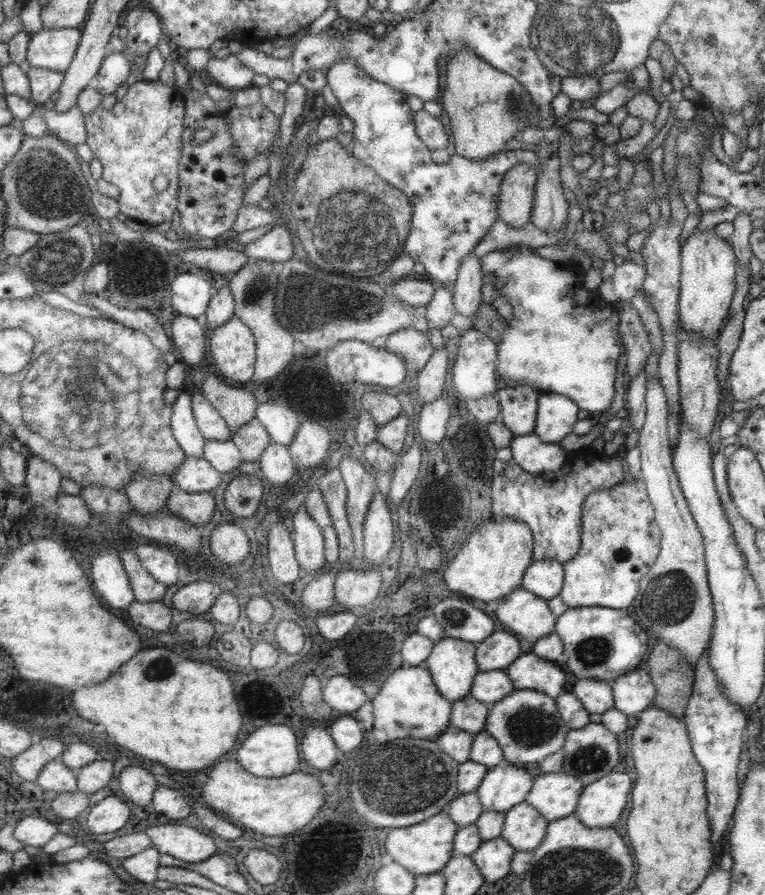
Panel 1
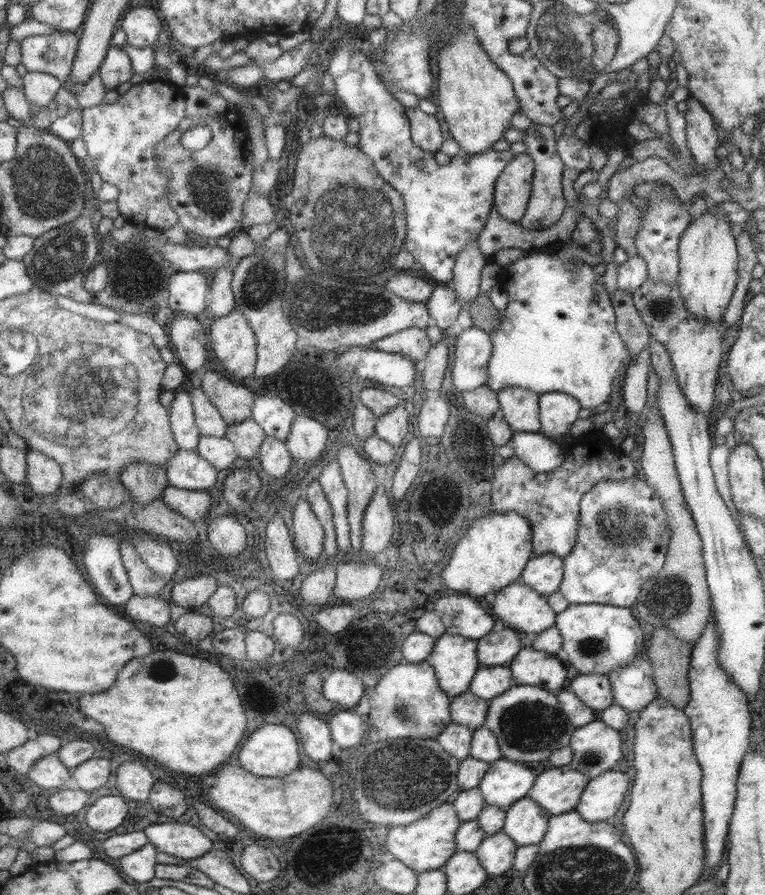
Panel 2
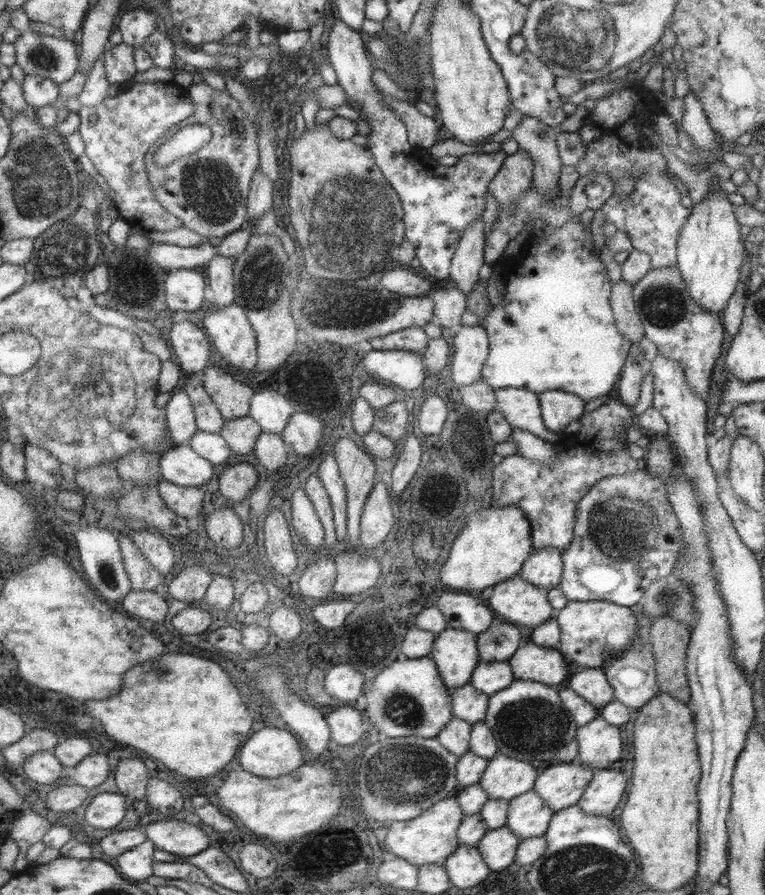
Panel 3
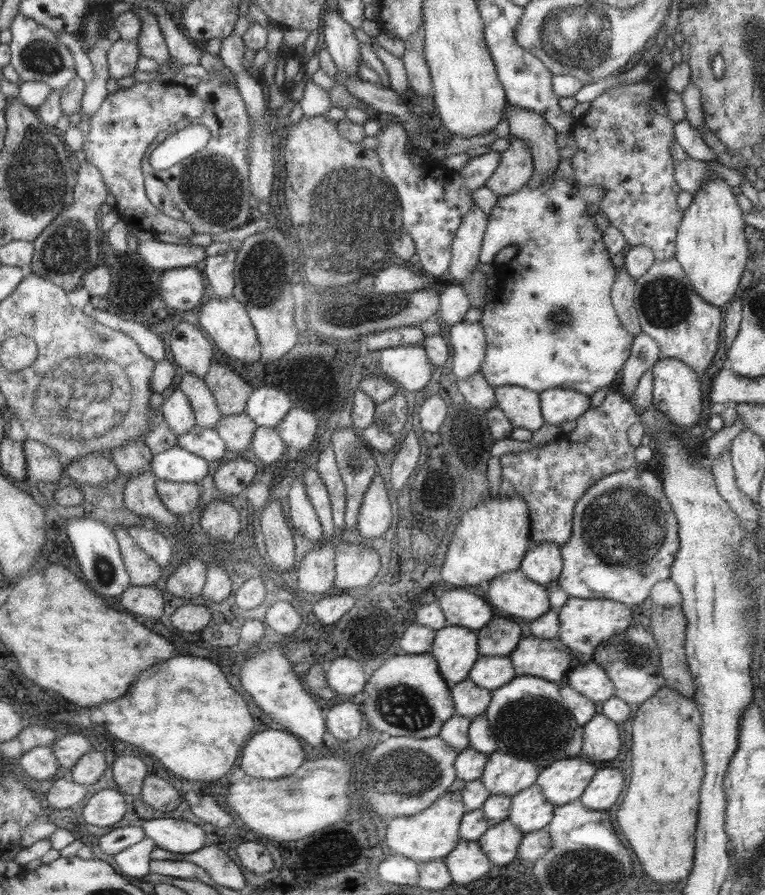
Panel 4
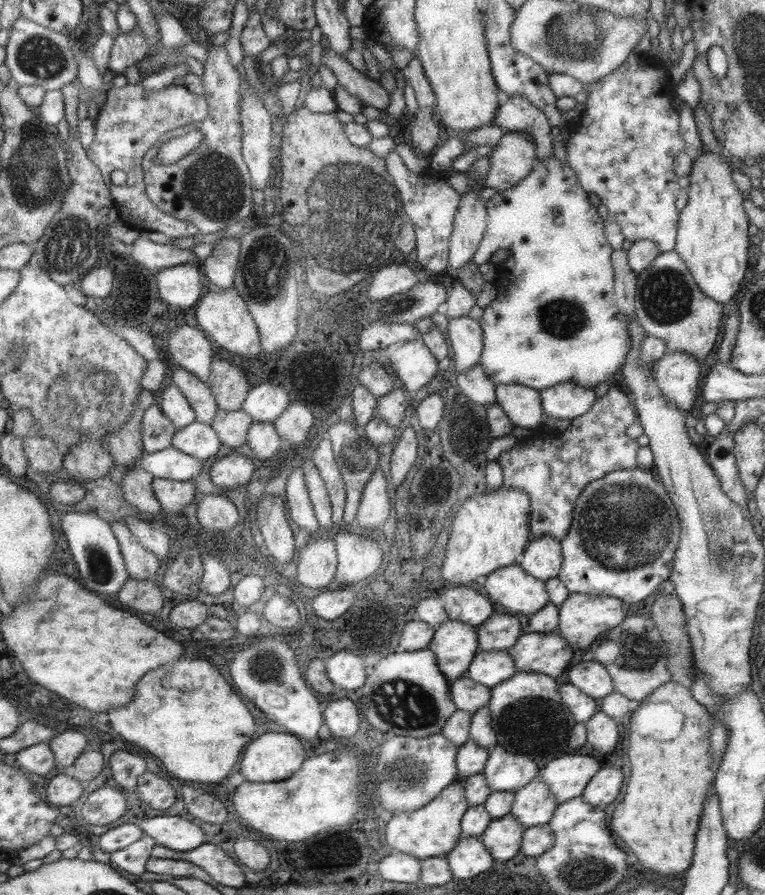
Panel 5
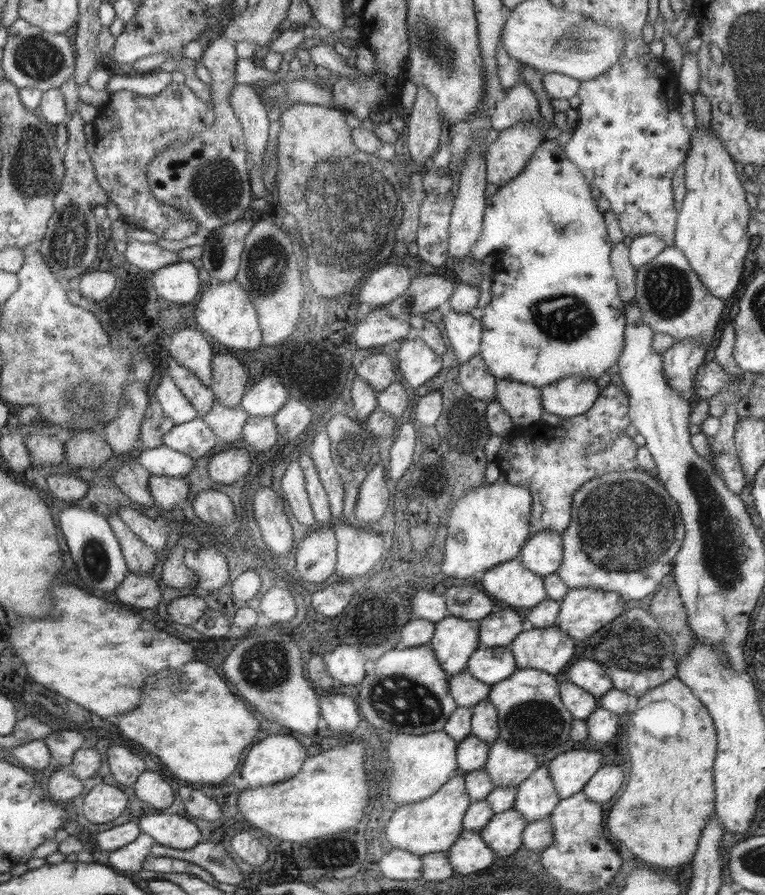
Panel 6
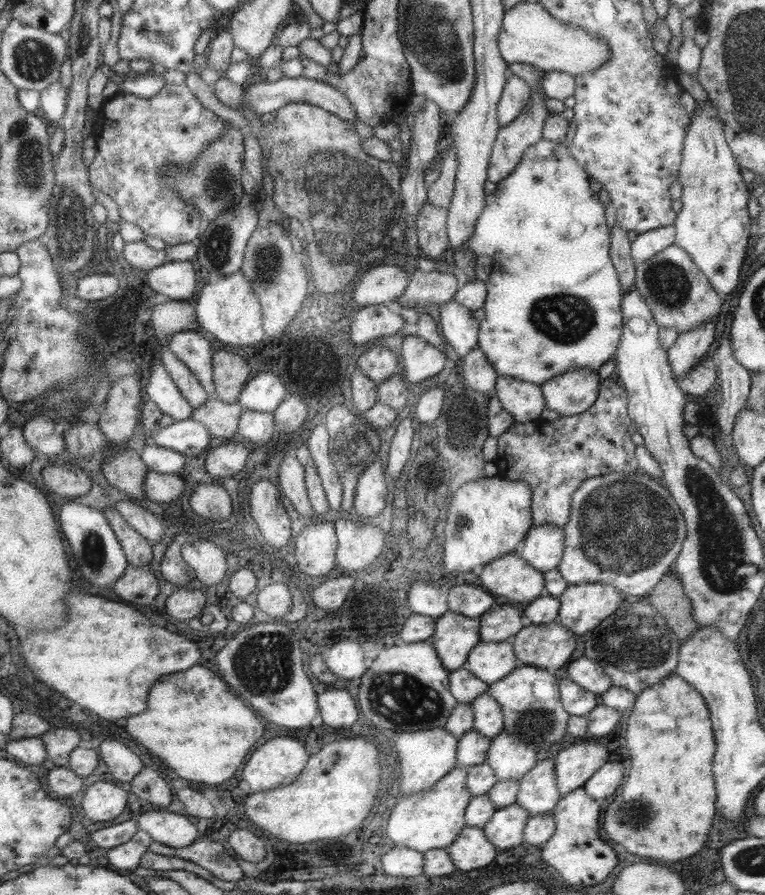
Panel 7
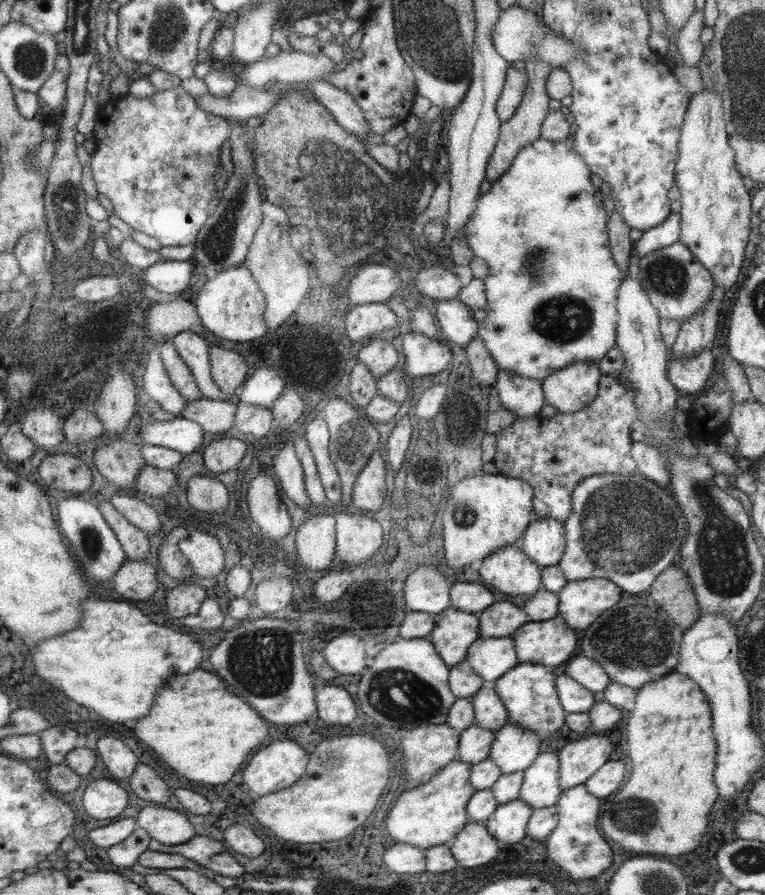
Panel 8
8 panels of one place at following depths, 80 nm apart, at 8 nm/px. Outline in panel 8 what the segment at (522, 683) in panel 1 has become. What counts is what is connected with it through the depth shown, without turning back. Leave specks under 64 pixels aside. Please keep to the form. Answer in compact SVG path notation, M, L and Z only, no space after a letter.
M561 616L543 622L525 622L511 636L518 663L557 666L571 658L577 636Z

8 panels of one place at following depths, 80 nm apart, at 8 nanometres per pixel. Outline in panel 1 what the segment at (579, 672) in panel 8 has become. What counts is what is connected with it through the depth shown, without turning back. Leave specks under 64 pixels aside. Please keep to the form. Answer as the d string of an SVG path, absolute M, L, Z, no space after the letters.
M578 678L570 692L581 701L582 707L593 718L613 707L614 698L610 683L597 680L597 678L587 678L587 680Z

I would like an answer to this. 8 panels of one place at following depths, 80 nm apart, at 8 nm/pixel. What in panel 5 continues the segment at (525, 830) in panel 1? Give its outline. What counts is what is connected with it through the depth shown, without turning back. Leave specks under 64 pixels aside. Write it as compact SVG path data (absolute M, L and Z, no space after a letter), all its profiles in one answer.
M538 772L525 786L514 792L510 813L526 829L548 823L557 805L556 798Z

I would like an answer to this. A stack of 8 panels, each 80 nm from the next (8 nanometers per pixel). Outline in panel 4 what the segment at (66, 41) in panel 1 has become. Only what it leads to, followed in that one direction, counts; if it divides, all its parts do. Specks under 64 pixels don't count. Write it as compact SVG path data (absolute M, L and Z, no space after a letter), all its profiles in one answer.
M17 13L10 24L11 39L9 45L9 66L19 77L19 82L44 82L50 89L60 90L67 86L67 82L75 76L73 58L69 49L60 42L55 32L47 27L38 25L31 18Z

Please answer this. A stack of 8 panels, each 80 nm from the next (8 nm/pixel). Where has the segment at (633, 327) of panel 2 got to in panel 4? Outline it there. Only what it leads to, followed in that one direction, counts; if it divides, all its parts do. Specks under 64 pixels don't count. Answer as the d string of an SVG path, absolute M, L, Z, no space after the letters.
M621 253L610 257L610 264L617 272L610 290L610 299L621 326L635 336L641 332L634 309L634 280L625 272L623 260L624 256Z

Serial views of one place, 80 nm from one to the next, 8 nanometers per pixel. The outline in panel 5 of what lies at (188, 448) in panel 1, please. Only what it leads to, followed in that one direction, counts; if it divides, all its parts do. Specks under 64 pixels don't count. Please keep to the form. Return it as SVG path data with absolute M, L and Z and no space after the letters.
M172 382L167 383L161 390L161 402L159 402L161 414L166 416L176 429L187 426L195 421L195 415L191 405L183 396L183 393Z

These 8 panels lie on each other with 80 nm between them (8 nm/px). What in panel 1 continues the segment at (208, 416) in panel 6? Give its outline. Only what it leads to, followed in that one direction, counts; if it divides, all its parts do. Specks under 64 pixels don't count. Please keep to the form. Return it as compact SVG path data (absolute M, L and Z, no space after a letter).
M253 417L237 430L230 431L231 442L239 449L242 460L255 462L270 441L260 422Z

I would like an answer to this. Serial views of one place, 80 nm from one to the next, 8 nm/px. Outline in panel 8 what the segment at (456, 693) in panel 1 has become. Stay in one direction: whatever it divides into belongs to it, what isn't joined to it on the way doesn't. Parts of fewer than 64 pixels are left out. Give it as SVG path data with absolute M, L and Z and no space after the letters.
M448 607L433 616L435 627L427 639L447 667L466 660L466 650L480 637L477 614Z

